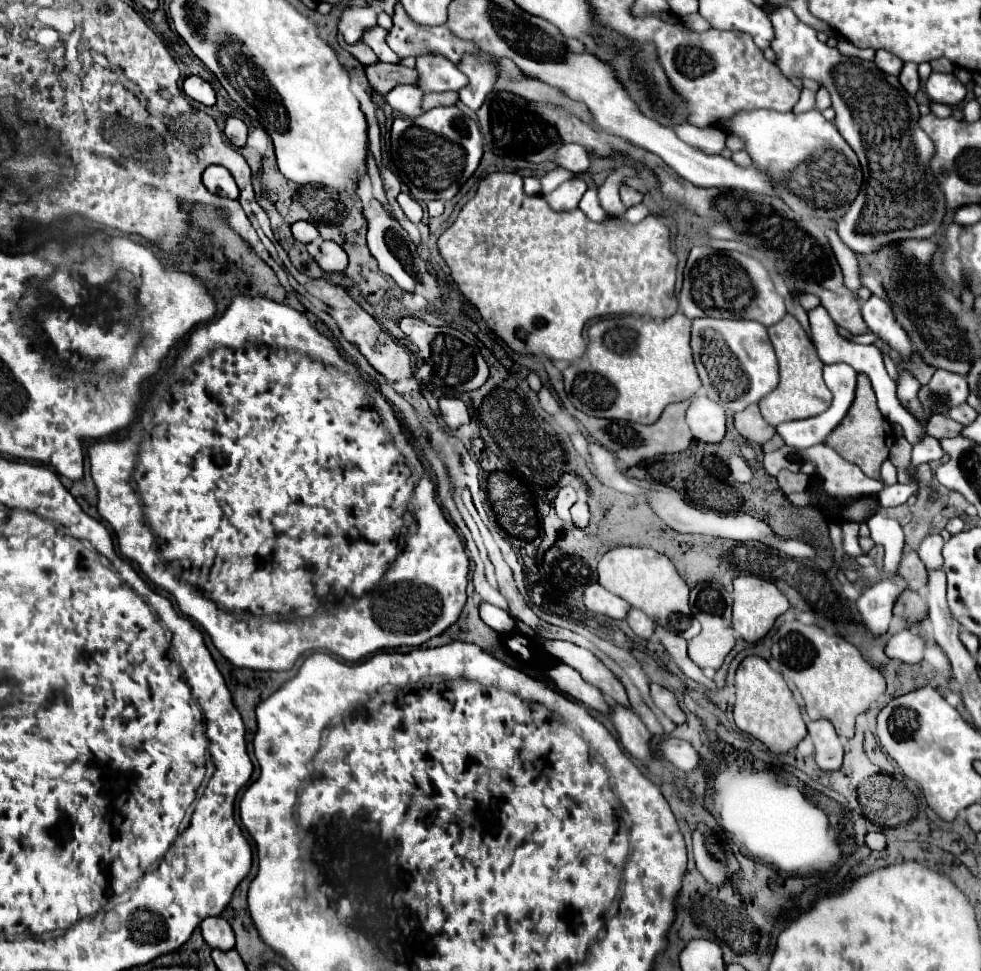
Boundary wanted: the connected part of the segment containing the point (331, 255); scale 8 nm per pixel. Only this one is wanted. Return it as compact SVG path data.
M324 241L320 245L318 265L324 271L330 271L330 273L342 273L348 267L348 255L346 255L346 251L338 243Z

